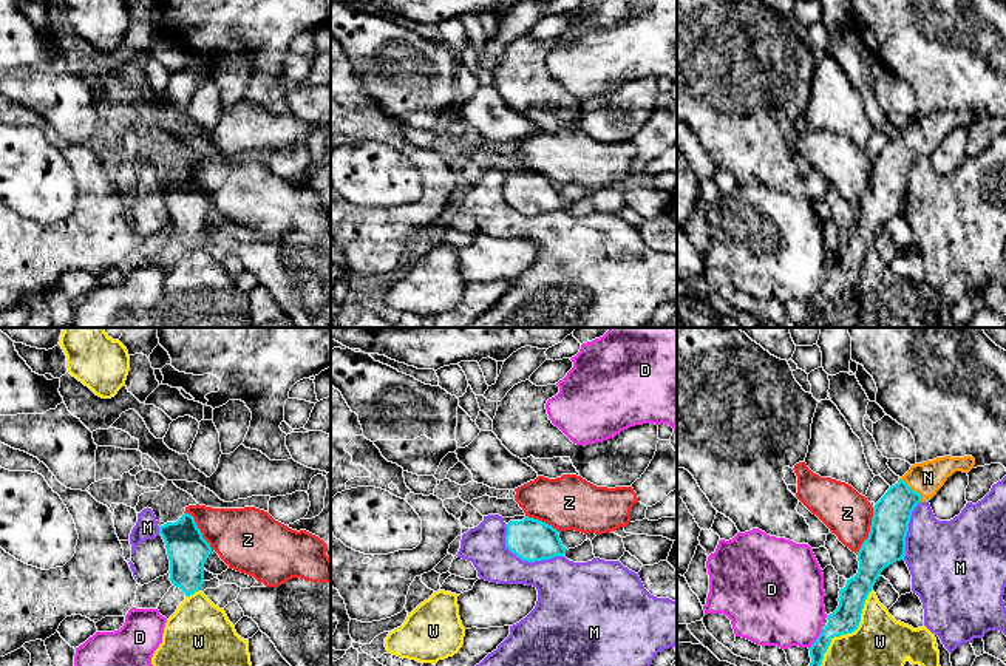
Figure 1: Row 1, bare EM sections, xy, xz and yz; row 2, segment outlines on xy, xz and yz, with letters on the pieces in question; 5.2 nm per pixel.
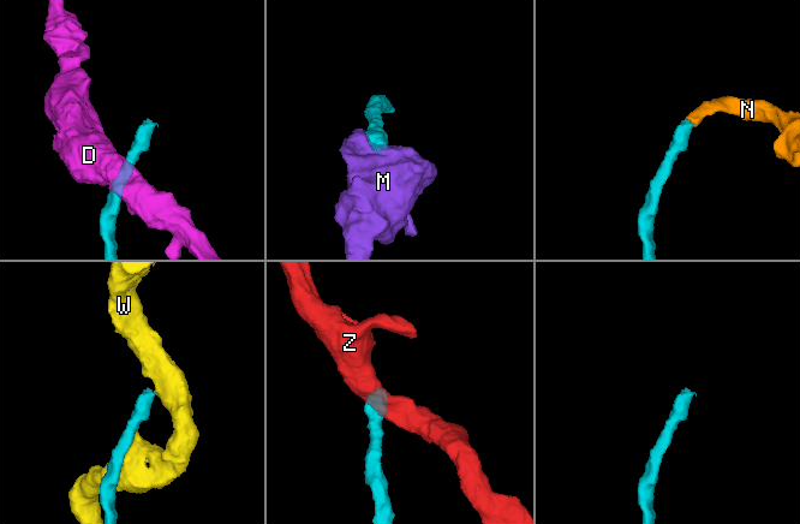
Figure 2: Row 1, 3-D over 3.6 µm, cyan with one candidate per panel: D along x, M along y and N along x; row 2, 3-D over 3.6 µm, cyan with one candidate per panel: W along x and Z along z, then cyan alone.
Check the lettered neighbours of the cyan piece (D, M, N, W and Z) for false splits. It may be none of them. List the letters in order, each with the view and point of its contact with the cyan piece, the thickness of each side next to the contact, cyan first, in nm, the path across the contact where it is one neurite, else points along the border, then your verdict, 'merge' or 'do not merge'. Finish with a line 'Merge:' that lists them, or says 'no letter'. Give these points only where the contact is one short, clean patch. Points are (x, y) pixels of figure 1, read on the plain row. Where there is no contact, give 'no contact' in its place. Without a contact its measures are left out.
D: meets cyan in yz at (818, 292); 150 nm thick on the cyan side, 420 nm on the other; border along yz (822, 283), (808, 302); do not merge
M: meets cyan in xz at (524, 214); 220 nm thick on the cyan side, 280 nm on the other; do not merge
N: meets cyan in yz at (915, 146); 190 nm thick on the cyan side, 170 nm on the other; runs through yz (892, 167), (915, 146), (927, 132); merge
W: meets cyan in yz at (846, 288); 150 nm thick on the cyan side, 420 nm on the other; do not merge
Z: meets cyan in yz at (870, 184); 200 nm thick on the cyan side, 240 nm on the other; border along yz (873, 161), (869, 190), (856, 207); do not merge
Merge: N

